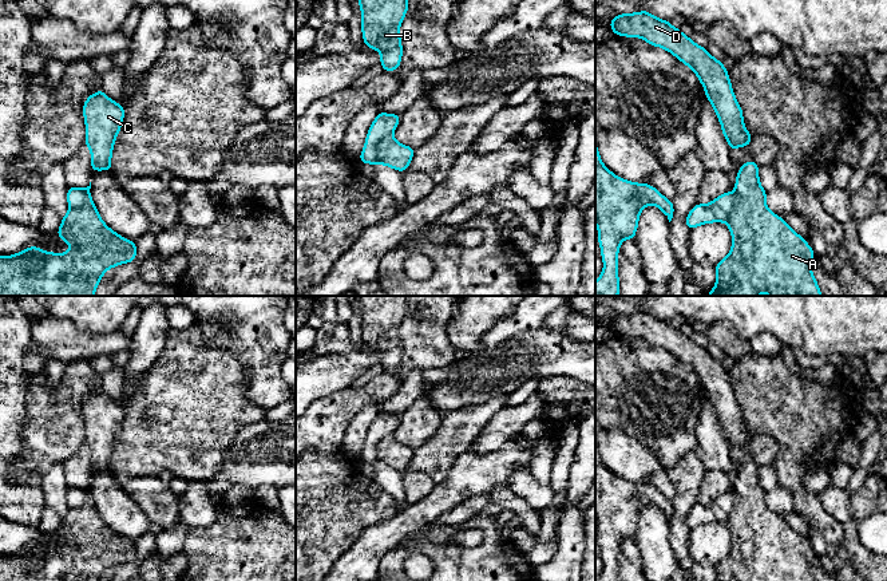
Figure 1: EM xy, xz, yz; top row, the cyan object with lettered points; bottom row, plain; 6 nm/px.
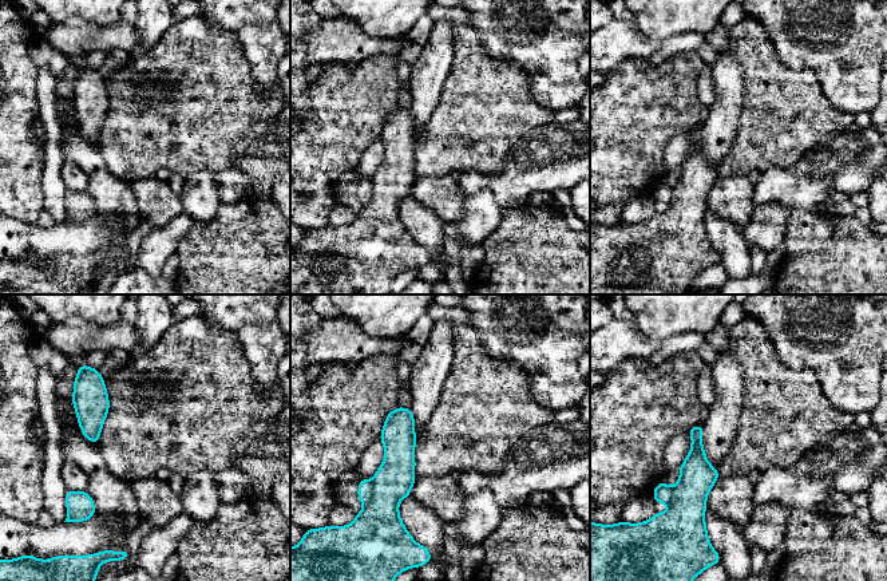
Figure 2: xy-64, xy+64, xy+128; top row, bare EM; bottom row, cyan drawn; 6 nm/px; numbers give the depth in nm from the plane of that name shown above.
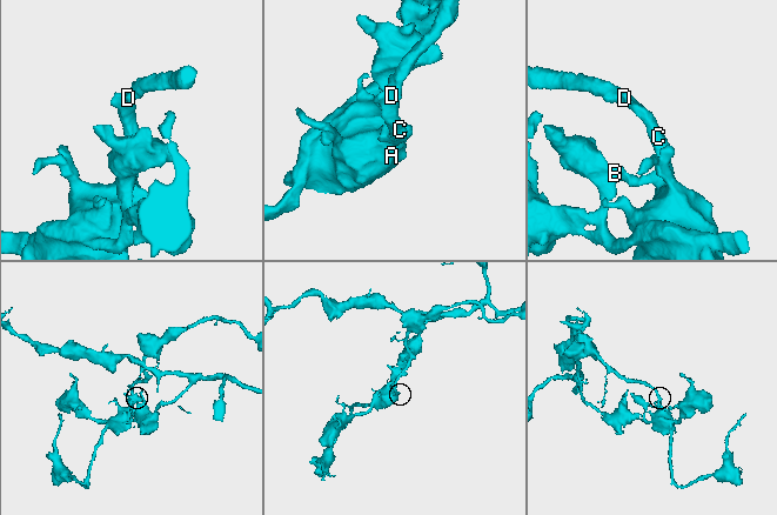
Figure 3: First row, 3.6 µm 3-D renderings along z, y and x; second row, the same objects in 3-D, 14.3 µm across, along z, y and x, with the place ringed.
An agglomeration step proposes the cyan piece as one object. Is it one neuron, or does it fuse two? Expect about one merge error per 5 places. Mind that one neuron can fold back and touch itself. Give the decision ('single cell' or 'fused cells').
fused cells

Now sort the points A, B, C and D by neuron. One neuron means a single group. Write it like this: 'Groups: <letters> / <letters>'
Groups: A C D / B

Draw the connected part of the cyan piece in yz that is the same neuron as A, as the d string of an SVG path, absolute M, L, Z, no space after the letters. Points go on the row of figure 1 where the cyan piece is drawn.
M748 161L738 169L734 193L734 205L726 221L726 225L732 233L732 250L714 266L716 285L710 292L708 292L708 296L759 296L761 292L767 292L769 296L823 296L811 269L811 262L815 257L815 252L807 244L807 241L801 236L799 236L781 217L776 216L767 208L767 191L761 187L759 179L759 165L756 162Z

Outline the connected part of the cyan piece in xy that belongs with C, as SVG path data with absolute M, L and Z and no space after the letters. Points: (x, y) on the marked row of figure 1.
M100 88L86 99L83 116L86 122L84 145L91 151L91 169L112 171L112 147L124 118L123 106L111 100Z

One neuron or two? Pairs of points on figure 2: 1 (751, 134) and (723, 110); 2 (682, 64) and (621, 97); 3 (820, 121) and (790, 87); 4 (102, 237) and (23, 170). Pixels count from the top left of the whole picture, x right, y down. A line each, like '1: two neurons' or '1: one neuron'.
1: two neurons
2: one neuron
3: one neuron
4: two neurons

